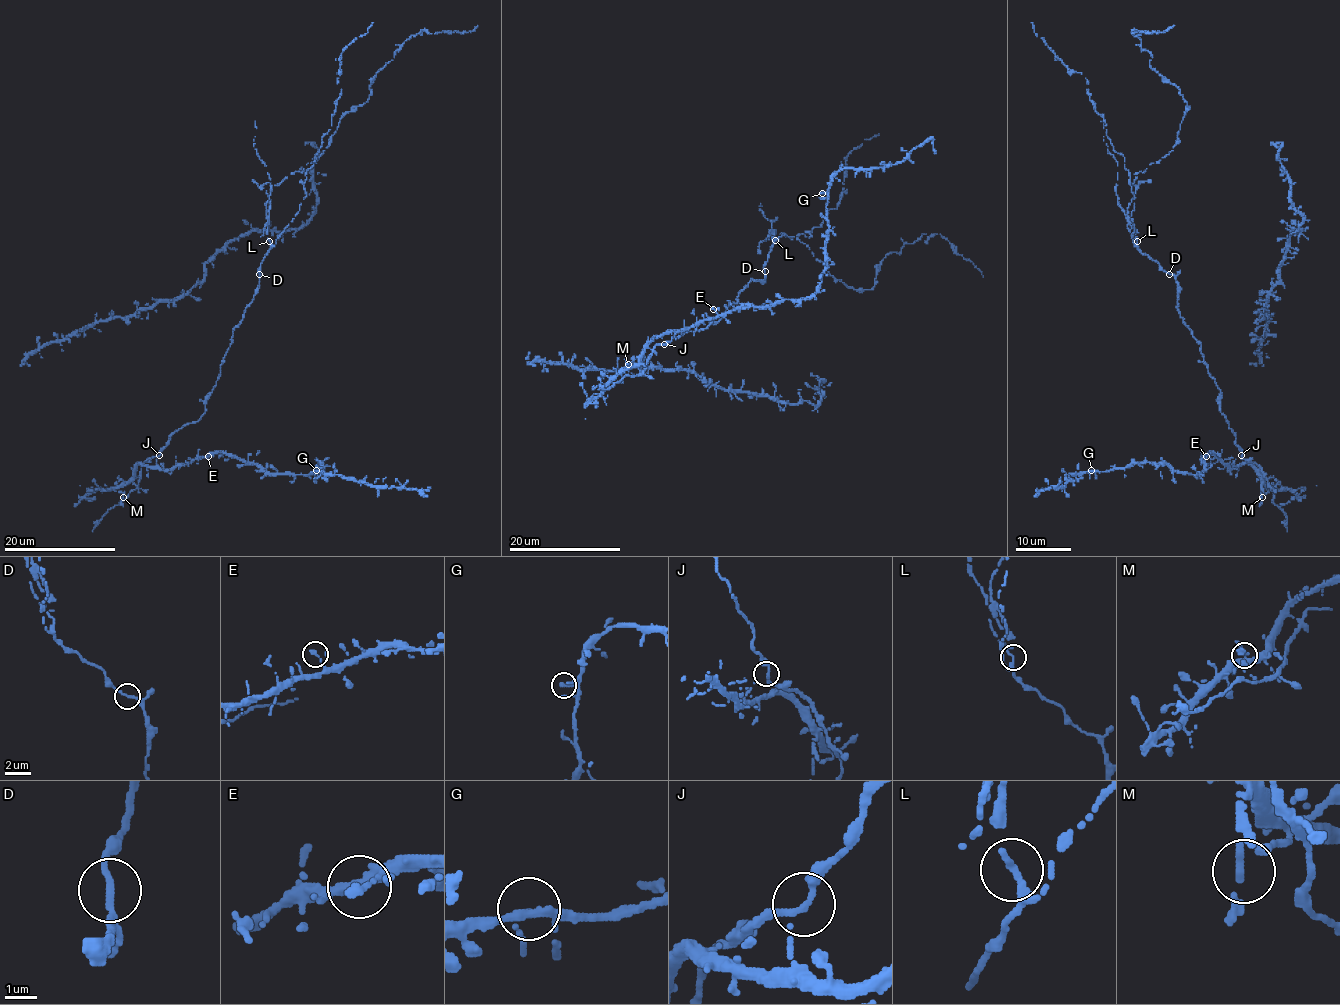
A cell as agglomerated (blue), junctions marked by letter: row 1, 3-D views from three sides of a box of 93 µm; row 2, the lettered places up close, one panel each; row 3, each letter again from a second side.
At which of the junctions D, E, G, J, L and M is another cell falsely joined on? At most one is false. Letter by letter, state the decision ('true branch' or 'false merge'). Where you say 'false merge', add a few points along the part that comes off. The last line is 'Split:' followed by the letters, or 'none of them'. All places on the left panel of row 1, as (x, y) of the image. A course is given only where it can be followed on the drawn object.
D: true branch
E: true branch
G: true branch
J: true branch
L: false merge; course (269, 241), (262, 186), (315, 163), (340, 120), (365, 103), (370, 81), (420, 29), (477, 25)
M: true branch
Split: L

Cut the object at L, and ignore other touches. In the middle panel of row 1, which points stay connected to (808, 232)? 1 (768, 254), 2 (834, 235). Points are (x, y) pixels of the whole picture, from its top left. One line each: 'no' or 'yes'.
1: yes
2: yes

